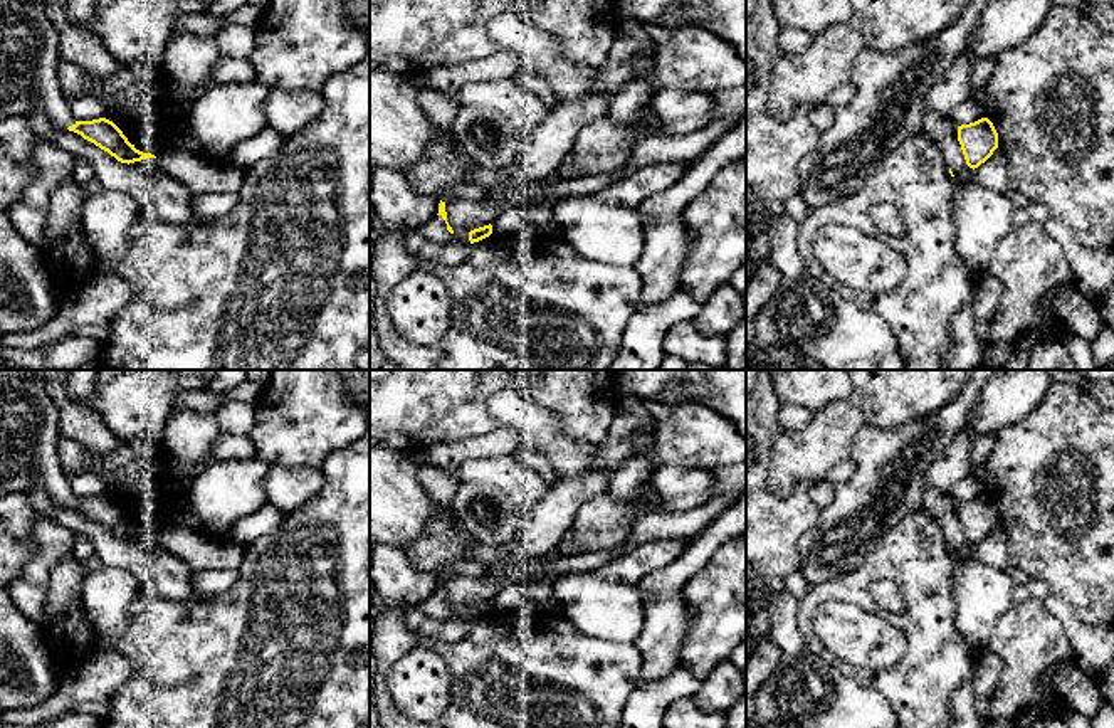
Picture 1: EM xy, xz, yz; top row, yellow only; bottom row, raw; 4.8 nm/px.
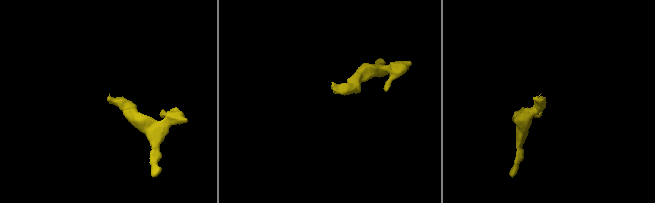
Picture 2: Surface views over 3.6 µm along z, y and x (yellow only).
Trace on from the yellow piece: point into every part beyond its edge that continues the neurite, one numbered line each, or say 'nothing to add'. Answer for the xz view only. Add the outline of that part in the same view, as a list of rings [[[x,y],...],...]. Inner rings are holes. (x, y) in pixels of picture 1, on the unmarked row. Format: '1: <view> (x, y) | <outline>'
1: xz (436, 607) | [[[435,592],[428,600],[422,602],[415,609],[439,622],[452,617],[452,610],[447,607],[447,600],[442,592]]]

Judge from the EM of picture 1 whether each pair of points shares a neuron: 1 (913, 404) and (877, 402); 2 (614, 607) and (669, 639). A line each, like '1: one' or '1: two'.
1: one
2: two

